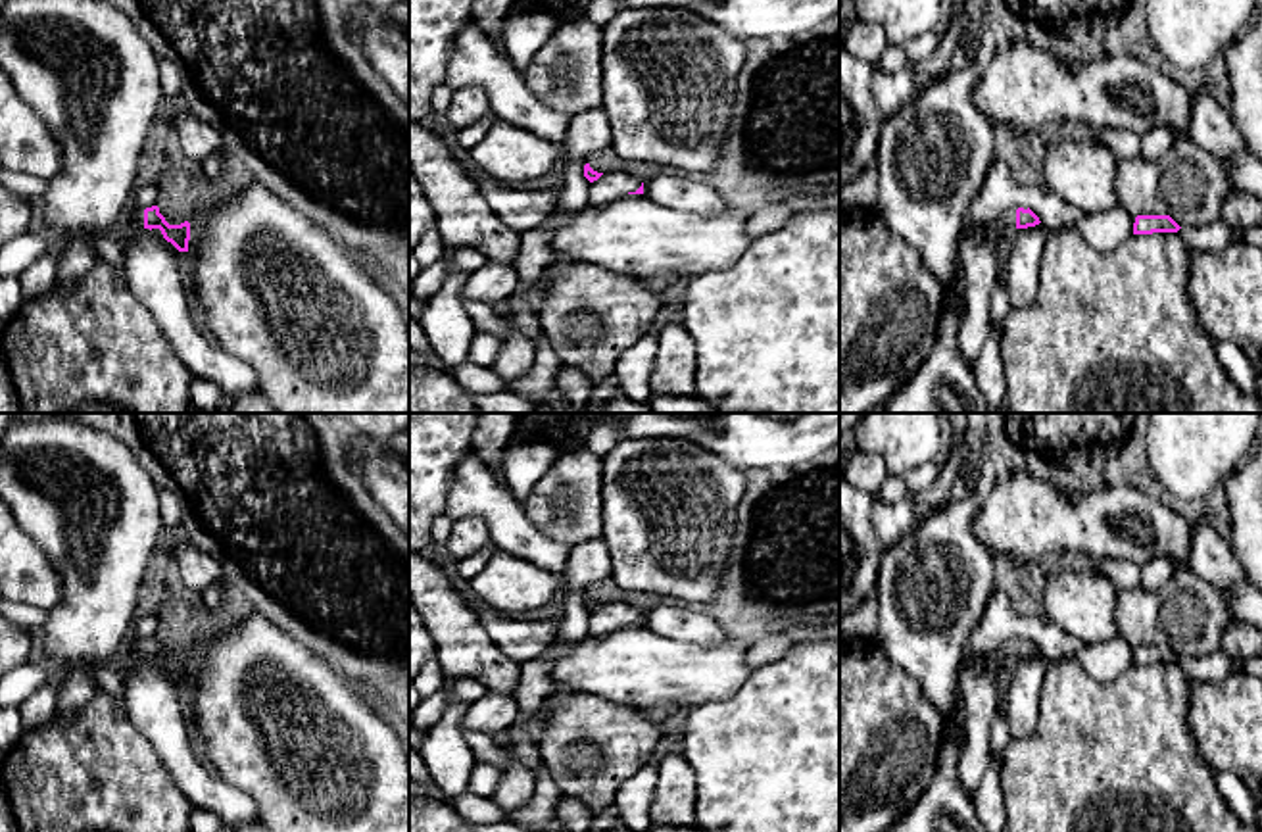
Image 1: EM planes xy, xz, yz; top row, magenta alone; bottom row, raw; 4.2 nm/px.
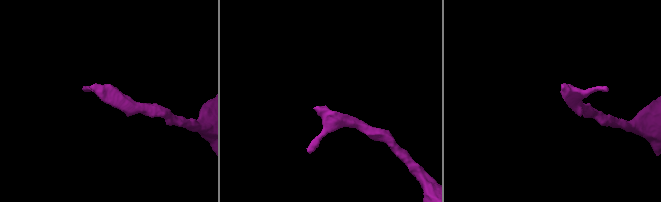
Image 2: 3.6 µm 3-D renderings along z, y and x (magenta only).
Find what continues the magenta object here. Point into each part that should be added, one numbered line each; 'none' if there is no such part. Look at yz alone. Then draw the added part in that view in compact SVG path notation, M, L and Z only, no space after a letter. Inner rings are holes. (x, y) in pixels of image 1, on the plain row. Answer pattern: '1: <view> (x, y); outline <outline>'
1: yz (1007, 652); outline M1016 640L1005 642L993 655L974 655L970 663L982 671L1003 674L1016 661Z

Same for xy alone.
1: xy (133, 648); outline M129 638L121 649L119 661L144 659L144 640Z

